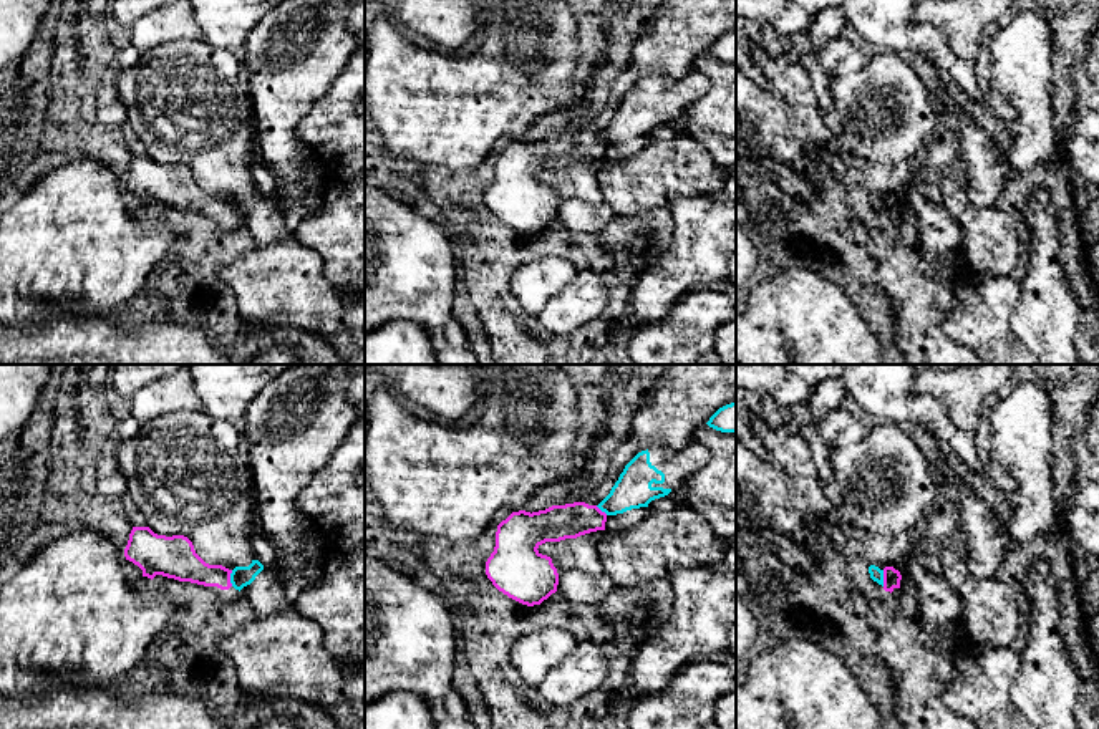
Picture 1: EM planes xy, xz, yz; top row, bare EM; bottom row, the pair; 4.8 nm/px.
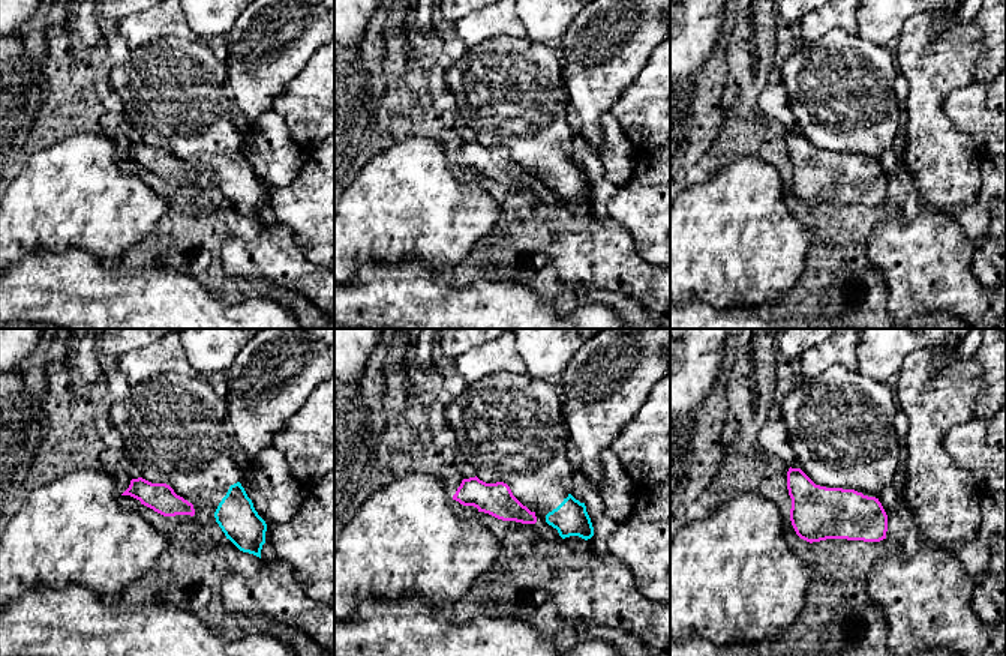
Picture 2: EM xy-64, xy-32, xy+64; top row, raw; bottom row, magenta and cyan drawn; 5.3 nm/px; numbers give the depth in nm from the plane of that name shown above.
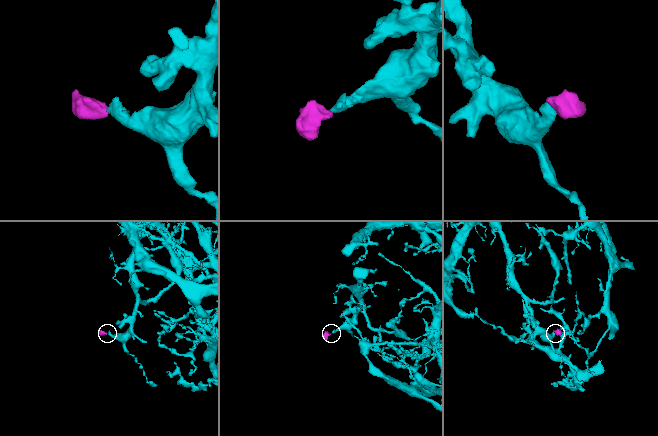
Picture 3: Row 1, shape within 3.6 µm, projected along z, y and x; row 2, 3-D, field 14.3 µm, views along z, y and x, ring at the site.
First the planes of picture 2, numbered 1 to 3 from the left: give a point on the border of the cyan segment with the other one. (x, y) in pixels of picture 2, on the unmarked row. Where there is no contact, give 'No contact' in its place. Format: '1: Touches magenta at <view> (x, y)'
1: No contact
2: No contact
3: No contact

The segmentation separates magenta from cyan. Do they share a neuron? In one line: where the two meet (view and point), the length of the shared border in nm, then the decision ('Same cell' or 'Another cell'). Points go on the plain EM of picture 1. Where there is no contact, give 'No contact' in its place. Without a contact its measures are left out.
Touches magenta at xy (229, 207). Shared border 80 nm. Another cell

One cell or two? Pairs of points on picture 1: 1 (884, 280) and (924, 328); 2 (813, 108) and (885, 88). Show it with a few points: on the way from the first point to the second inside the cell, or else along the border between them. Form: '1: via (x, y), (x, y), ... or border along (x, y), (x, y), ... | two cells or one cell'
1: via (895, 292), (919, 317) | one cell
2: border along (823, 110), (821, 120) | two cells

